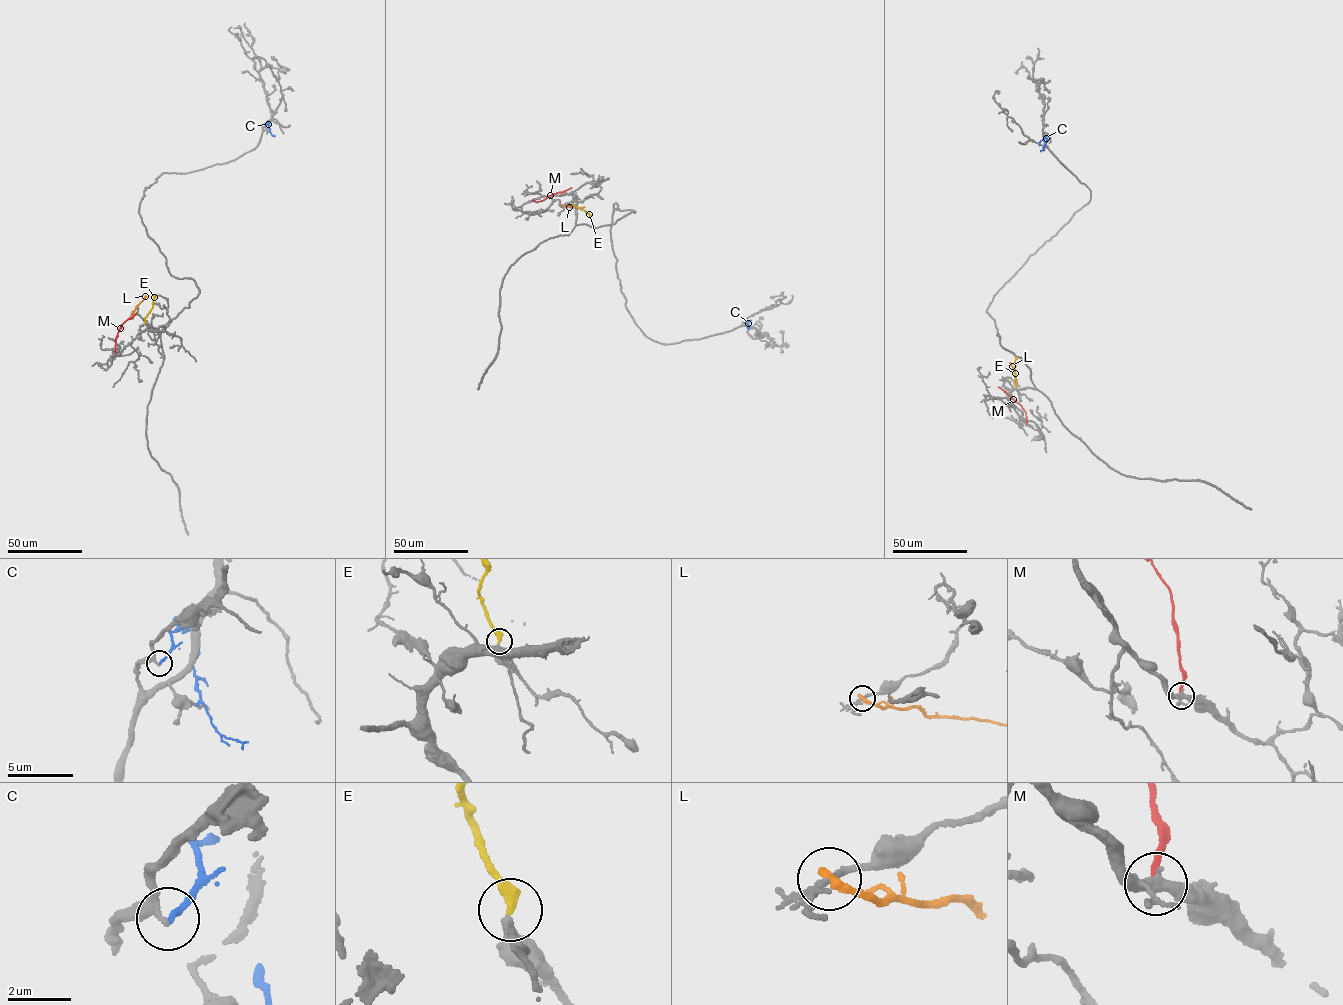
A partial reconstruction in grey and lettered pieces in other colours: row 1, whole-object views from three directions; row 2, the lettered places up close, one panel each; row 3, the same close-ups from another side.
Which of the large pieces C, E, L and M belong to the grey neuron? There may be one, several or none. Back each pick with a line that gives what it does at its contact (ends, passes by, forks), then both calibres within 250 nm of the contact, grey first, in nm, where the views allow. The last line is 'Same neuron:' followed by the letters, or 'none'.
E: it ends | 240/360 nm
Same neuron: E

